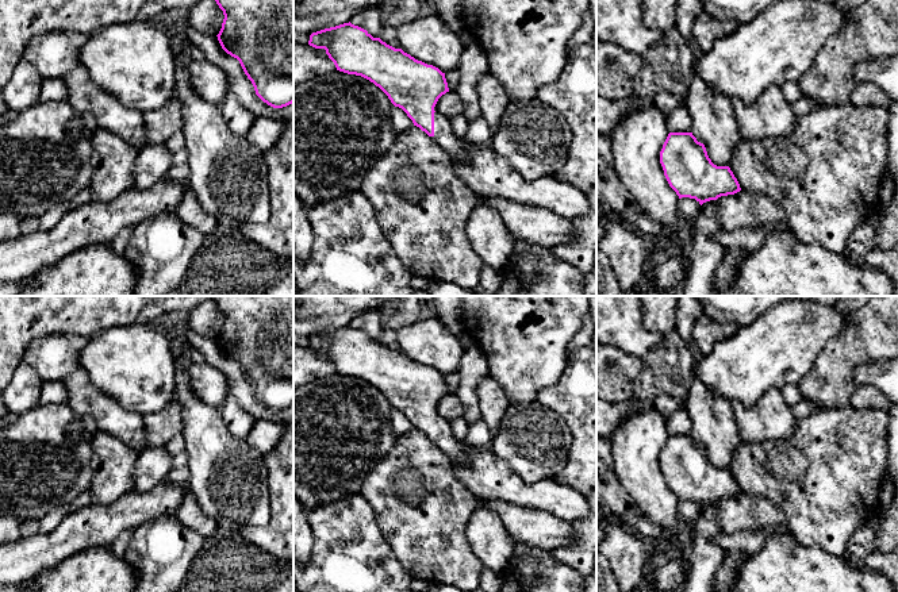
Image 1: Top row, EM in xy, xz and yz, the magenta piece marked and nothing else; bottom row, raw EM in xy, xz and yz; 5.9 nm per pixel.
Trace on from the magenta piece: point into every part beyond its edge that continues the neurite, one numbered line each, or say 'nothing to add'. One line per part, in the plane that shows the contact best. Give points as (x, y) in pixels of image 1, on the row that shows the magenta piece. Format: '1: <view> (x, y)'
1: xz (444, 135)

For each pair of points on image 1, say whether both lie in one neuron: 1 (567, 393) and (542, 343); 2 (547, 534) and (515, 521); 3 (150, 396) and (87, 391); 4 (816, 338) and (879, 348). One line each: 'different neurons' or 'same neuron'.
1: different neurons
2: same neuron
3: different neurons
4: different neurons

